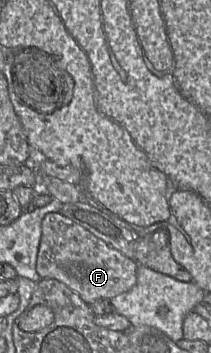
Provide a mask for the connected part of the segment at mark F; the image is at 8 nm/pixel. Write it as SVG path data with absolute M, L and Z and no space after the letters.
M58 212L48 213L41 223L41 239L36 260L36 271L41 279L55 279L76 292L88 305L98 299L111 299L134 287L138 264L97 238L82 226Z

